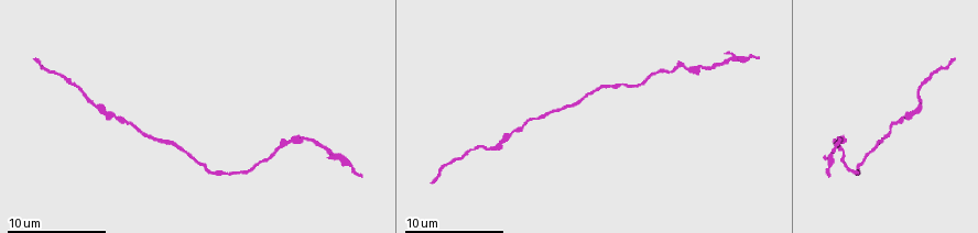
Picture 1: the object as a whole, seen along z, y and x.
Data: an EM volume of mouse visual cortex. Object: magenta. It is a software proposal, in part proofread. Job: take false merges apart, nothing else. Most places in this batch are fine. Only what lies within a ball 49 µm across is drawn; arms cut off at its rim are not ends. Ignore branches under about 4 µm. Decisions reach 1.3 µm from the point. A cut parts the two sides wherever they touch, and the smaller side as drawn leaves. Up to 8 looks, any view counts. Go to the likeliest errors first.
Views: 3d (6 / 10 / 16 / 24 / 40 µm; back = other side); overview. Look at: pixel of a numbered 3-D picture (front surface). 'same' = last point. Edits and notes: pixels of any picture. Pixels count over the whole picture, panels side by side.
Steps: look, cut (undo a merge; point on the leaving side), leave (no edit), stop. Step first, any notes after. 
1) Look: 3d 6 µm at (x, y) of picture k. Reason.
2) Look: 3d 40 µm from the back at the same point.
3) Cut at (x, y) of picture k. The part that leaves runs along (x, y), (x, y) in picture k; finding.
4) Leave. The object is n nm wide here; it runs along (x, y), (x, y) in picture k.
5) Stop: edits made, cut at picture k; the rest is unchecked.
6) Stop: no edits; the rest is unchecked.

Look: 3d 6 µm at (681, 65) of picture 1. Thick turns thin.

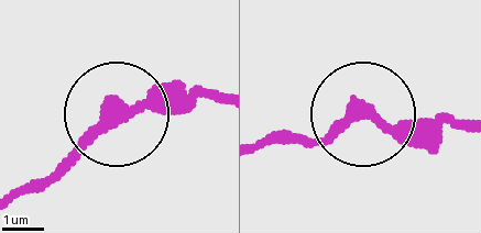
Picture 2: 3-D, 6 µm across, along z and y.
Leave. It runs along (19, 196), (51, 182), (113, 122), (219, 98) in picture 2; continuous, no second neuron.

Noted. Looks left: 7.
Look: 3d 6 µm at (101, 109) of picture 1. Thick turns thin.

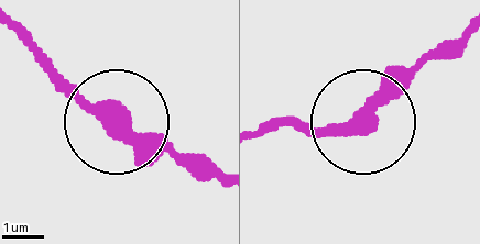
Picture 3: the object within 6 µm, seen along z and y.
Look: 3d 6 µm from the back at (353, 123) of picture 3. Other side.

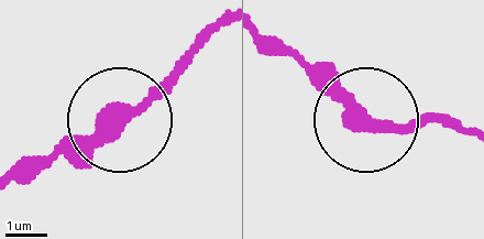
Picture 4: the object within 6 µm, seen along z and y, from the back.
Leave. It runs along (21, 180), (84, 149), (206, 36) in picture 4; continuous, no second neuron.

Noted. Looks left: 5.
Look: 3d 10 µm at (536, 119) of picture 1. Narrows sharply.

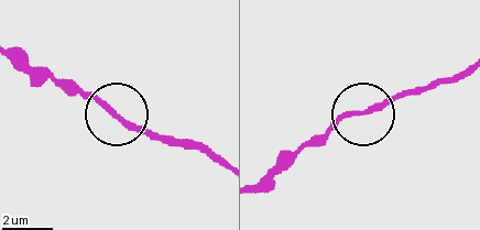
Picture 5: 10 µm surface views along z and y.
Look: 3d 10 µm from the back at (115, 116) of picture 5.

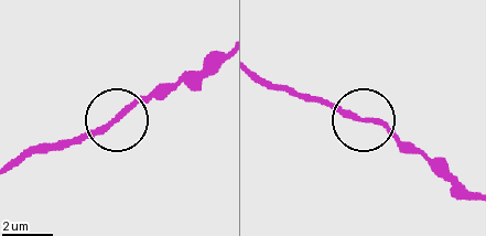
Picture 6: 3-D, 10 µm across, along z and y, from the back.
Leave. It runs along (12, 165), (101, 131), (155, 87) in picture 6; all the same neuron.

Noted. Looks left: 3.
Look: 3d 16 µm at (585, 94) of picture 1.

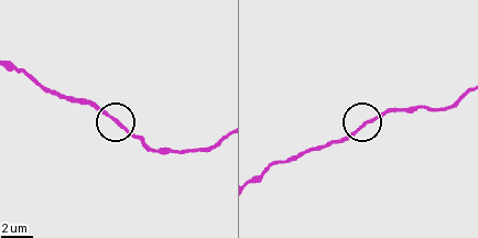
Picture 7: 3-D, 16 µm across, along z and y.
Look: 3d 6 µm at (363, 123) of picture 7.

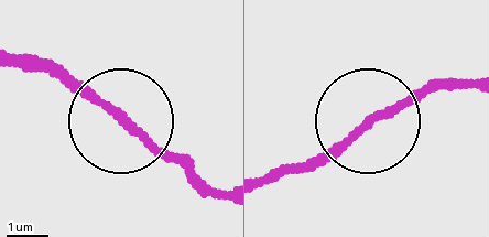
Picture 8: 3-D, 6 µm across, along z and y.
Leave. It runs along (118, 116), (52, 66) in picture 8; one neuron here.

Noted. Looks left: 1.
Stop: no edits; the rest is unchecked.

